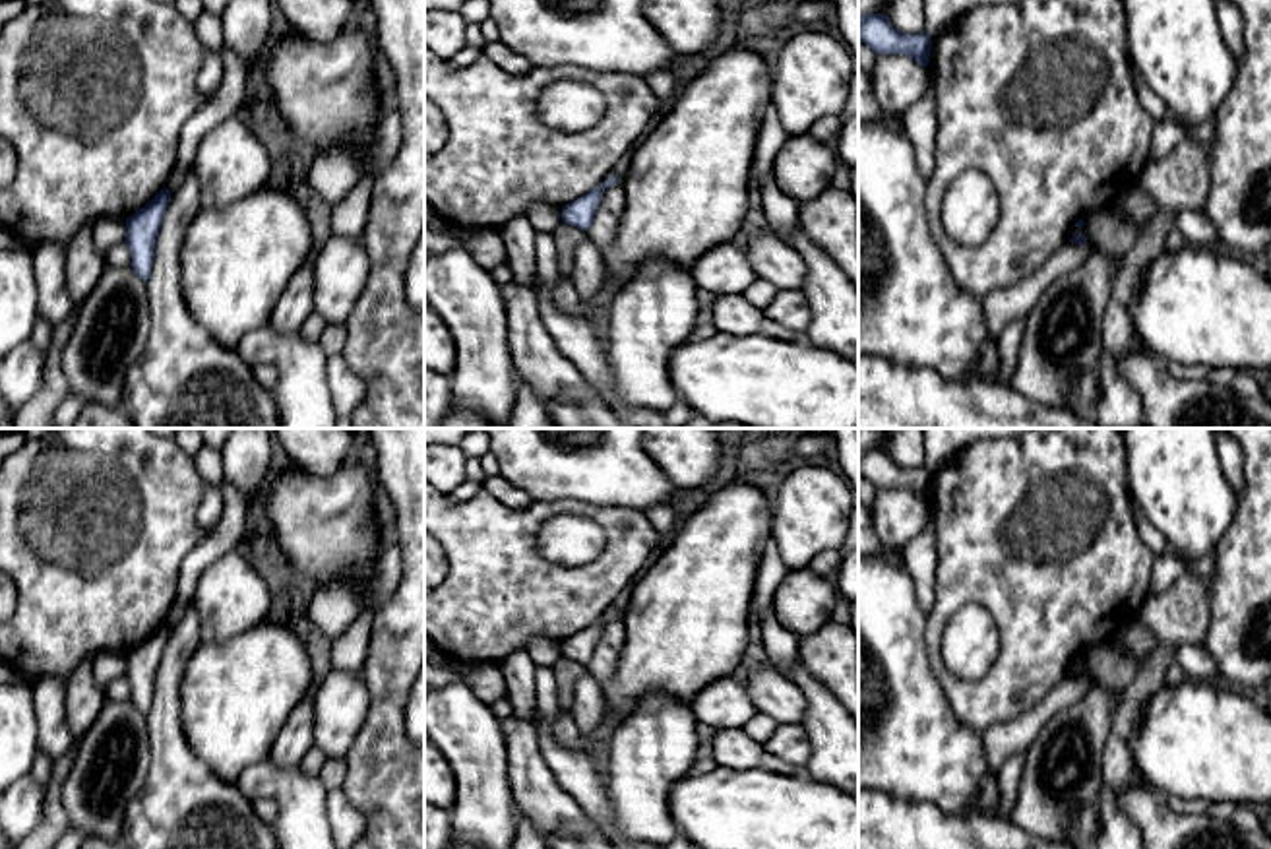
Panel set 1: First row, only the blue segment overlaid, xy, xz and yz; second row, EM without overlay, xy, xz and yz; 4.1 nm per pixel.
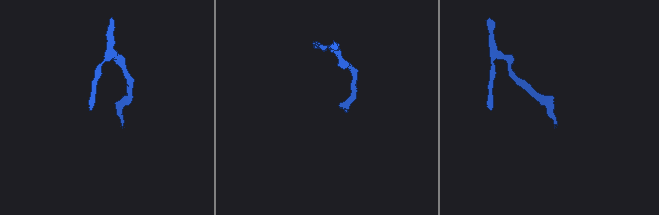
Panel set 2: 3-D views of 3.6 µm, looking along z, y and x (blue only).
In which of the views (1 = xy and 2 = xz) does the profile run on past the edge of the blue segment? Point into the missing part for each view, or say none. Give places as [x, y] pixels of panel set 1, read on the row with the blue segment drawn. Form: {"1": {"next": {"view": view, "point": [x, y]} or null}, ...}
{"1": {"next": null}, "2": {"next": null}}

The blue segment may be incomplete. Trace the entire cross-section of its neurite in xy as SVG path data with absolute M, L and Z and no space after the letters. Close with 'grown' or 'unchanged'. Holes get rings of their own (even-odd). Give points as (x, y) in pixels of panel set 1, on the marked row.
M161 190L145 207L126 219L126 244L132 269L147 283L155 260L157 235L170 202L170 190Z; unchanged

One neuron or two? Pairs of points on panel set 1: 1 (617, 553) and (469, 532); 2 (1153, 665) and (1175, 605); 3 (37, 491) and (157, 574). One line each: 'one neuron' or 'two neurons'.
1: one neuron
2: one neuron
3: one neuron

